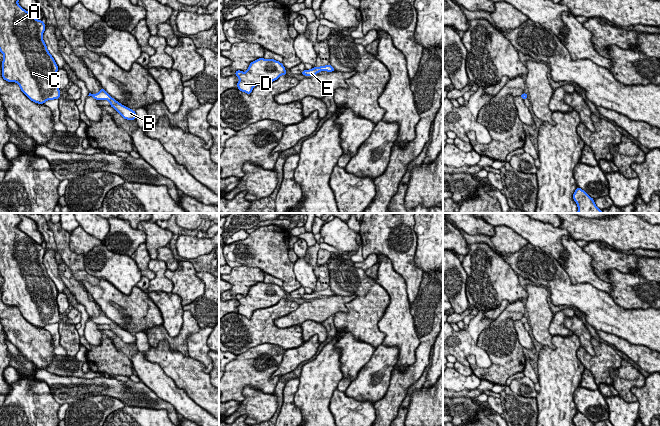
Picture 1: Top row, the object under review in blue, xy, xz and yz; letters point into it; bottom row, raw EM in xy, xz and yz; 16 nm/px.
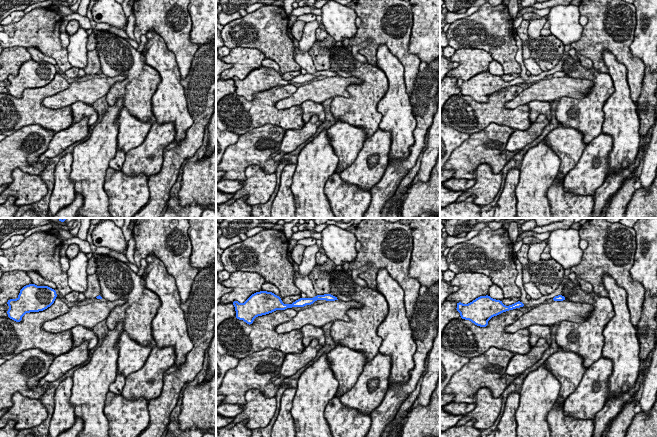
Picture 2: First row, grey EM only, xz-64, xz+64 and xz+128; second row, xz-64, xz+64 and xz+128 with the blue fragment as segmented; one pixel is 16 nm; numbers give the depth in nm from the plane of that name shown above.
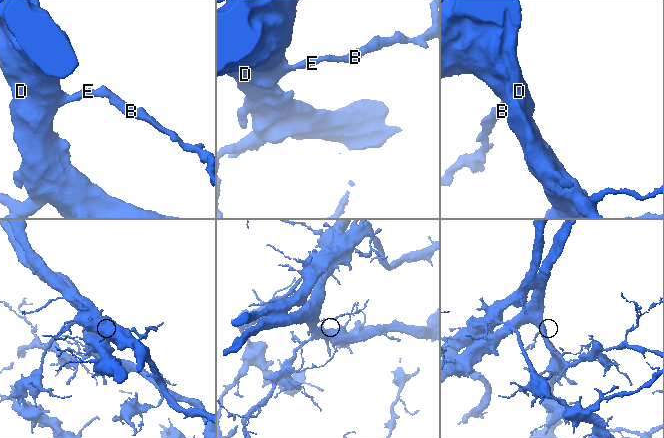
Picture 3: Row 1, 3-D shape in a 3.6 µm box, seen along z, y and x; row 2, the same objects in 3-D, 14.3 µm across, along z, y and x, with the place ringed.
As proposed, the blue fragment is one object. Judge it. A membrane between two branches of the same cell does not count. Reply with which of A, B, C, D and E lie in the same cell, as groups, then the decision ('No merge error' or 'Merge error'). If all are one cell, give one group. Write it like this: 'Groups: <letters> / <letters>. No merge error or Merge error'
Groups: A B C D E. No merge error

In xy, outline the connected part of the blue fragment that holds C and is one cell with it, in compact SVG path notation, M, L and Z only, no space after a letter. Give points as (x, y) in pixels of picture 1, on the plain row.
M0 213L0 276L4 280L2 301L8 306L16 306L31 325L44 328L61 320L57 305L58 290L43 264L44 245L23 233L18 228L20 222L18 213Z

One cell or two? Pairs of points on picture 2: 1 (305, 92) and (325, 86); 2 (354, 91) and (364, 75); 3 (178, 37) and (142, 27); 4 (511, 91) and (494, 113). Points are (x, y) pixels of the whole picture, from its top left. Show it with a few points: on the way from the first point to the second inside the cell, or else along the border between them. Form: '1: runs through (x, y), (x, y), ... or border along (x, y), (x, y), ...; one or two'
1: runs through (310, 92), (320, 90); one
2: runs through (359, 89), (365, 83), (365, 80); one
3: runs through (169, 29), (165, 25), (151, 25); one
4: runs through (505, 96), (495, 107); one

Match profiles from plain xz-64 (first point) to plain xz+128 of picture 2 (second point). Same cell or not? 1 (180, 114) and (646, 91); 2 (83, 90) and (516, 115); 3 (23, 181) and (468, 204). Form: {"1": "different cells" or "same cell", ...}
{"1": "different cells", "2": "different cells", "3": "different cells"}

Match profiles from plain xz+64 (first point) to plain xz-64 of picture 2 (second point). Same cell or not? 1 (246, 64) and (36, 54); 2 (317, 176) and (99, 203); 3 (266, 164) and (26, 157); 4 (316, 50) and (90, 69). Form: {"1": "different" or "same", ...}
{"1": "different", "2": "same", "3": "same", "4": "same"}

